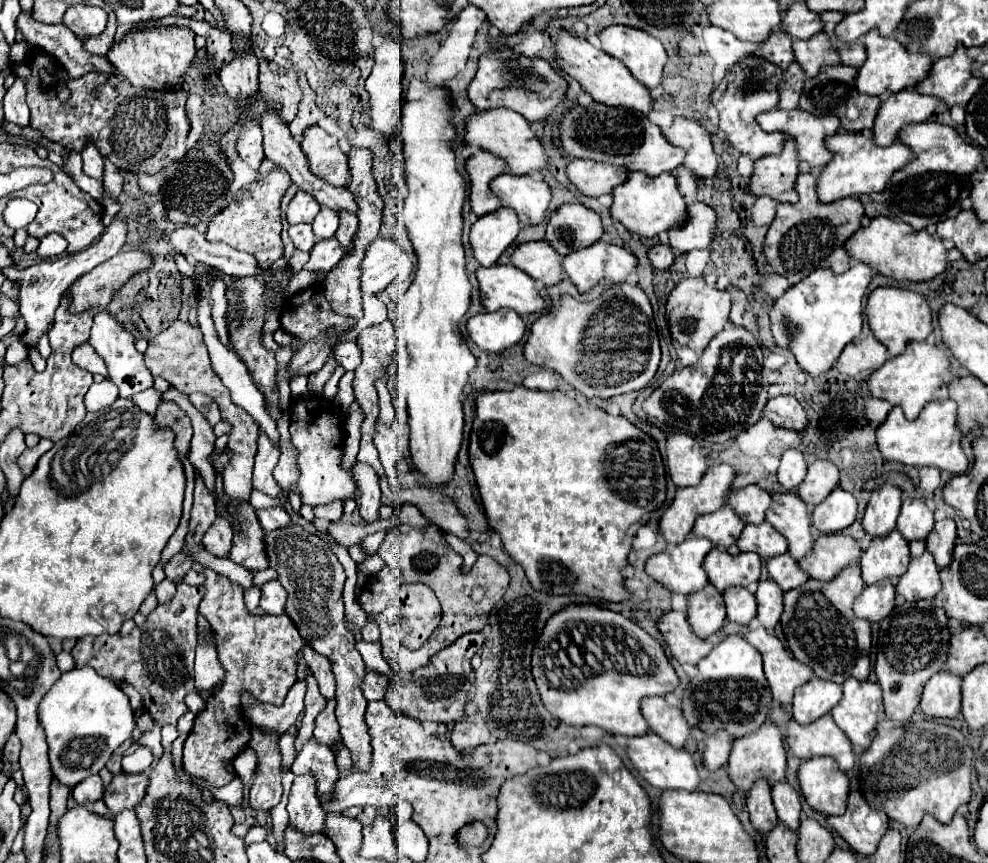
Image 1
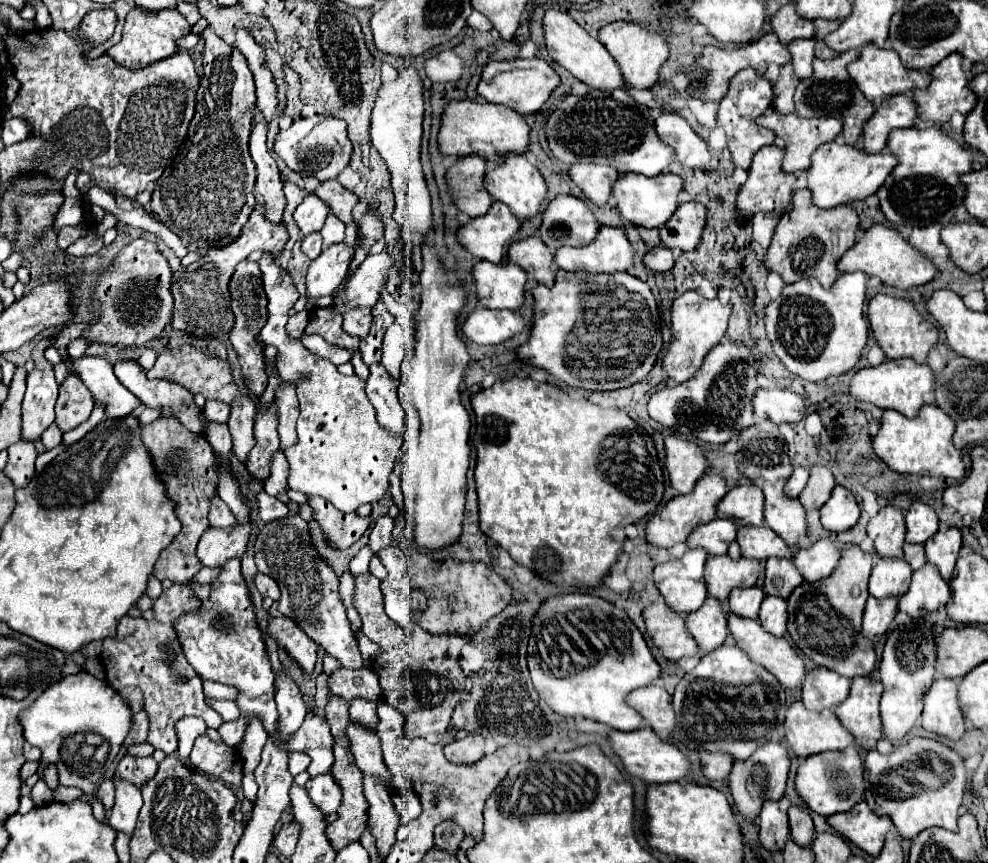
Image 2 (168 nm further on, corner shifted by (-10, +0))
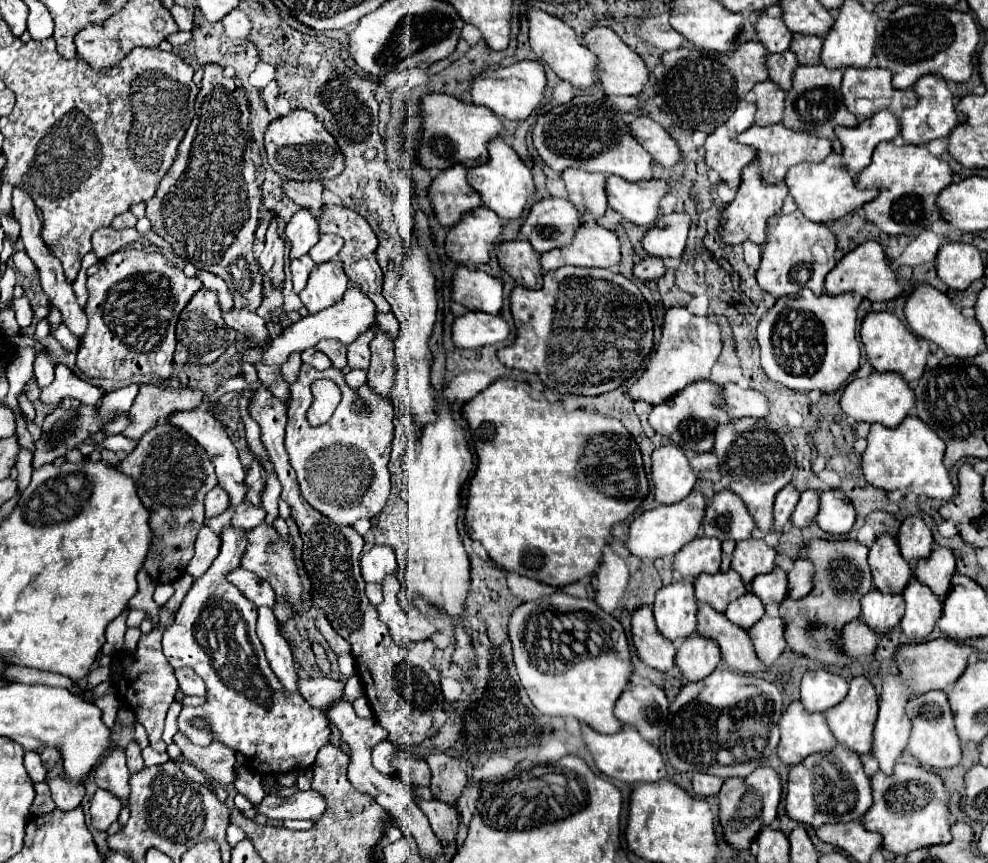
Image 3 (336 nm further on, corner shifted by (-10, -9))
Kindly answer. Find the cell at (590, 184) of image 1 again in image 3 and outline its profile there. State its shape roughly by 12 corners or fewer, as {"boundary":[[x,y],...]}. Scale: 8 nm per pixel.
{"boundary":[[565,169],[567,197],[581,221],[607,209],[605,175]]}

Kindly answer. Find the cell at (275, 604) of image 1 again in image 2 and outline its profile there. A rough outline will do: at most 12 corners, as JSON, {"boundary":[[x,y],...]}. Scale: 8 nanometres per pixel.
{"boundary":[[267,574],[255,576],[255,588],[273,602],[281,598],[277,582]]}

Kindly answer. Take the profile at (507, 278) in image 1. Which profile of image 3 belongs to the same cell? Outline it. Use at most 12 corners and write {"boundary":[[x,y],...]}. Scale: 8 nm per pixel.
{"boundary":[[459,265],[451,301],[497,315],[503,283],[481,269]]}

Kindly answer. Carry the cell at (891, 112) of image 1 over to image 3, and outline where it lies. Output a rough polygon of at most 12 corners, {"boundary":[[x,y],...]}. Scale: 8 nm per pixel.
{"boundary":[[887,109],[835,129],[841,165],[861,173],[873,149],[893,141],[899,119]]}

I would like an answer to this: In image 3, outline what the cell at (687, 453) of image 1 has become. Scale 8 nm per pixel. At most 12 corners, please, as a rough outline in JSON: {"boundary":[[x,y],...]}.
{"boundary":[[679,447],[651,453],[655,501],[687,497],[697,477]]}

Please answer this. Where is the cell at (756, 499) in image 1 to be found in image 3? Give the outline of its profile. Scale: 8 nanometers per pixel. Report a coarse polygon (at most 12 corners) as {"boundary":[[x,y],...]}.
{"boundary":[[729,489],[709,499],[703,537],[749,539],[755,521]]}

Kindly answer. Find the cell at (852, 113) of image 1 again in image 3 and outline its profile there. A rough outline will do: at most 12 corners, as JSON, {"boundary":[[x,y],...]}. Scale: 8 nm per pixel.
{"boundary":[[799,65],[783,127],[825,137],[857,117],[841,97],[841,69]]}

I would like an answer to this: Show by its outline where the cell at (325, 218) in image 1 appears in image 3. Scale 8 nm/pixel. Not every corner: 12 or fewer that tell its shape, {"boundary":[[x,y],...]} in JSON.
{"boundary":[[323,235],[309,251],[309,257],[319,265],[331,261],[343,241]]}

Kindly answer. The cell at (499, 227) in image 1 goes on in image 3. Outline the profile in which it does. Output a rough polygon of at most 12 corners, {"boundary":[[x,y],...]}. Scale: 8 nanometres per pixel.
{"boundary":[[475,207],[449,229],[445,253],[459,265],[489,263],[501,221]]}

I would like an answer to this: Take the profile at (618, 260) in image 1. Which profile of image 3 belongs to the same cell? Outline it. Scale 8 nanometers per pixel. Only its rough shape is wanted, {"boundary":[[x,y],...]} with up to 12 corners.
{"boundary":[[581,225],[571,245],[539,257],[543,271],[563,265],[615,269],[619,239]]}

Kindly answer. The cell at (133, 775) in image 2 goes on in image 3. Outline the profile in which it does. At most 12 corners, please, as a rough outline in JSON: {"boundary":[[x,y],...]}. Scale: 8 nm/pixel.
{"boundary":[[135,741],[127,745],[127,767],[137,773],[143,765],[141,749]]}

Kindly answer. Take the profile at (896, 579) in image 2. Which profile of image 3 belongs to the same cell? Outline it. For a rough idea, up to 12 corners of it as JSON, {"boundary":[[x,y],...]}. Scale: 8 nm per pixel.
{"boundary":[[871,591],[861,599],[863,621],[889,635],[903,617],[903,597]]}

